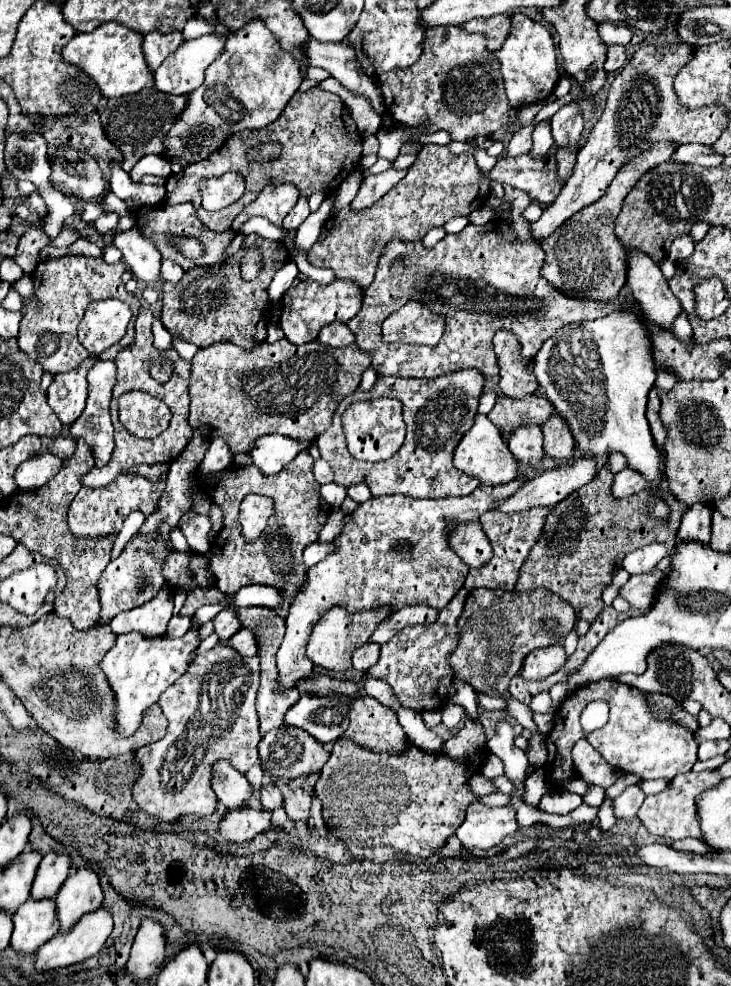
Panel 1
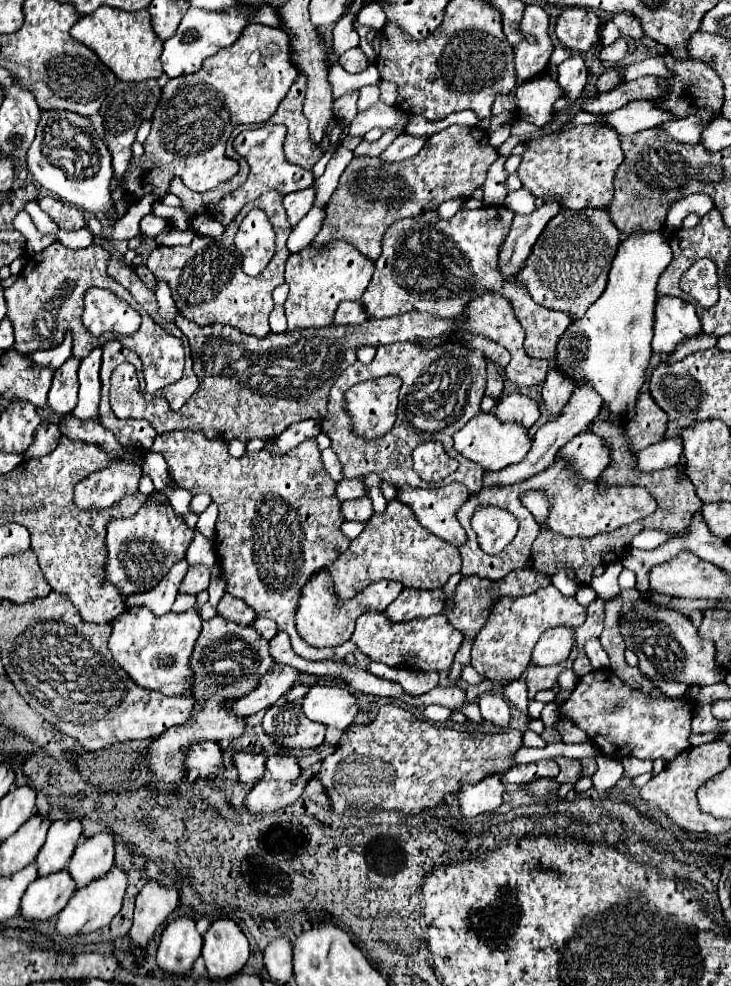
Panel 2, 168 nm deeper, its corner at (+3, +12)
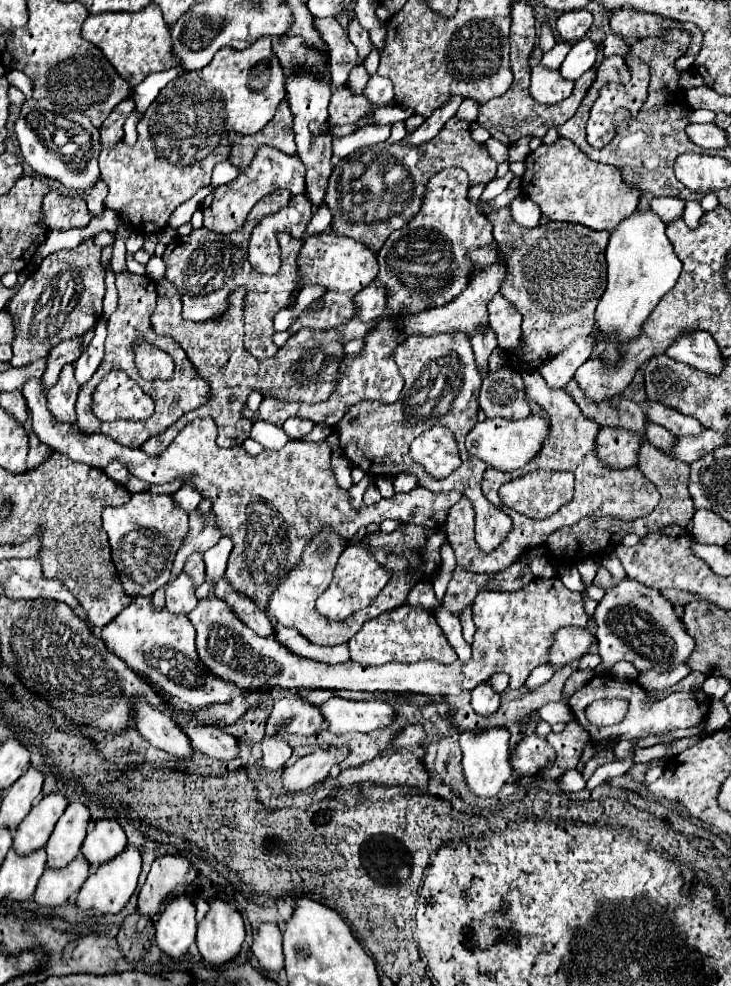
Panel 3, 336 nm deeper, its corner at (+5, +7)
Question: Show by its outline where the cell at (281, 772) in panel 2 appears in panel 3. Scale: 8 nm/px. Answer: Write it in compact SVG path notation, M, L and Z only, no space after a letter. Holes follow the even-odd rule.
M266 735L262 739L262 753L264 753L262 767L266 771L276 771L288 763L292 749L284 739L280 739L276 735Z

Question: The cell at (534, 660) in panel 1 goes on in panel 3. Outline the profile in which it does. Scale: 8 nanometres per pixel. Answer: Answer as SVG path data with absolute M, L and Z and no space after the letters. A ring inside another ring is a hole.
M562 627L554 639L556 641L550 647L550 663L556 669L572 661L578 661L582 655L588 653L590 645L596 641L588 629L580 627Z

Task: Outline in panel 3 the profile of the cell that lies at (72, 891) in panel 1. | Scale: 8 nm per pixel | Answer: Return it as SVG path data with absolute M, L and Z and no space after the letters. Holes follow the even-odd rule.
M116 817L94 821L82 845L82 853L94 867L98 867L98 863L110 861L110 857L122 853L122 849L126 849L126 833Z

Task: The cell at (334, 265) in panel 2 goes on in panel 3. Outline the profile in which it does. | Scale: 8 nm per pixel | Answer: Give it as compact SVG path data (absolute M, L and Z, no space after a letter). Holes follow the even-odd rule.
M318 233L310 235L304 239L304 247L298 257L300 265L300 277L302 285L324 285L328 287L324 299L324 309L316 313L304 313L288 331L296 333L302 327L312 327L312 329L330 329L334 325L346 323L350 317L356 313L356 303L354 297L358 291L362 291L376 275L378 275L378 261L376 253L372 249L366 249L364 243L354 241L352 237L336 235L336 233Z

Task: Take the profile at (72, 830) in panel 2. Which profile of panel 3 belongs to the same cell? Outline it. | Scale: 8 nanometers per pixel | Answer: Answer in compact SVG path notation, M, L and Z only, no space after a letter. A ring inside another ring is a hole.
M72 801L62 817L56 823L54 833L46 843L48 853L48 867L58 869L66 867L78 853L86 837L86 825L90 821L90 811L84 803Z

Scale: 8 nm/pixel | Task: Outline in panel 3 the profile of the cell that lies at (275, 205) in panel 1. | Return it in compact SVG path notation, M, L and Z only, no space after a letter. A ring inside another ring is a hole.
M260 147L248 165L232 183L216 187L204 199L204 227L214 233L232 233L244 227L250 209L268 193L276 189L288 189L292 195L300 195L304 189L304 165L298 155L286 155L274 147Z

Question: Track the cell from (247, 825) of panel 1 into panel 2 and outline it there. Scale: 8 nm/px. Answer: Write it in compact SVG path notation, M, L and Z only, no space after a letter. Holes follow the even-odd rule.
M304 778L294 782L276 782L276 780L260 780L250 794L244 798L244 806L250 814L270 814L280 808L296 802L306 786Z

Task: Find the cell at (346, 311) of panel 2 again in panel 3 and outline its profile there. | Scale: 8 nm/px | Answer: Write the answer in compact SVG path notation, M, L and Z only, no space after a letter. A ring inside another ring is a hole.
M374 279L356 297L356 301L358 301L356 317L362 317L362 321L374 321L374 319L382 317L388 309L386 299L388 299L386 297L386 287L382 285L382 281Z

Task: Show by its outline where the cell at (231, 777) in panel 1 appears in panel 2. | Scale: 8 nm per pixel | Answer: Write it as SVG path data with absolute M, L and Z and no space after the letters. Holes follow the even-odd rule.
M216 742L196 744L196 748L192 748L192 752L188 754L188 770L202 780L218 776L224 770L222 748Z

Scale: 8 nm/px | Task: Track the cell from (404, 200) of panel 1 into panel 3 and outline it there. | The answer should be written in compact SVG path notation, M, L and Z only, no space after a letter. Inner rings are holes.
M452 117L440 129L440 133L434 139L430 139L428 143L422 143L422 145L402 145L402 141L398 141L398 143L376 143L376 145L362 147L348 157L336 159L334 171L332 171L332 177L330 177L330 183L328 183L328 191L326 191L326 207L334 215L332 233L352 237L352 239L368 245L372 251L378 253L378 249L382 249L384 241L388 239L388 235L392 231L406 227L416 217L416 213L422 207L424 187L428 185L428 181L438 171L442 171L446 167L462 167L468 173L470 185L492 181L494 175L496 175L496 161L488 155L488 149L486 149L484 143L476 143L476 141L470 139L468 121L464 121L460 117Z

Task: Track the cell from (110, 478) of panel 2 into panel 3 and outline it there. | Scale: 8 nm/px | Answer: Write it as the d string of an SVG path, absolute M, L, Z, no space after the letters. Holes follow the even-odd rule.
M114 461L114 463L110 463L108 467L106 467L106 473L108 473L108 477L112 477L116 483L126 483L126 477L128 477L128 469L126 469L126 465L124 463L120 463L120 461Z

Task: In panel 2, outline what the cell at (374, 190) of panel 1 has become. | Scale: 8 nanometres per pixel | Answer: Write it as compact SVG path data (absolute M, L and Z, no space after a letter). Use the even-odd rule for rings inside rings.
M404 132L380 154L380 160L382 162L402 162L408 158L414 158L416 152L420 152L424 144L426 144L426 138L416 138Z

